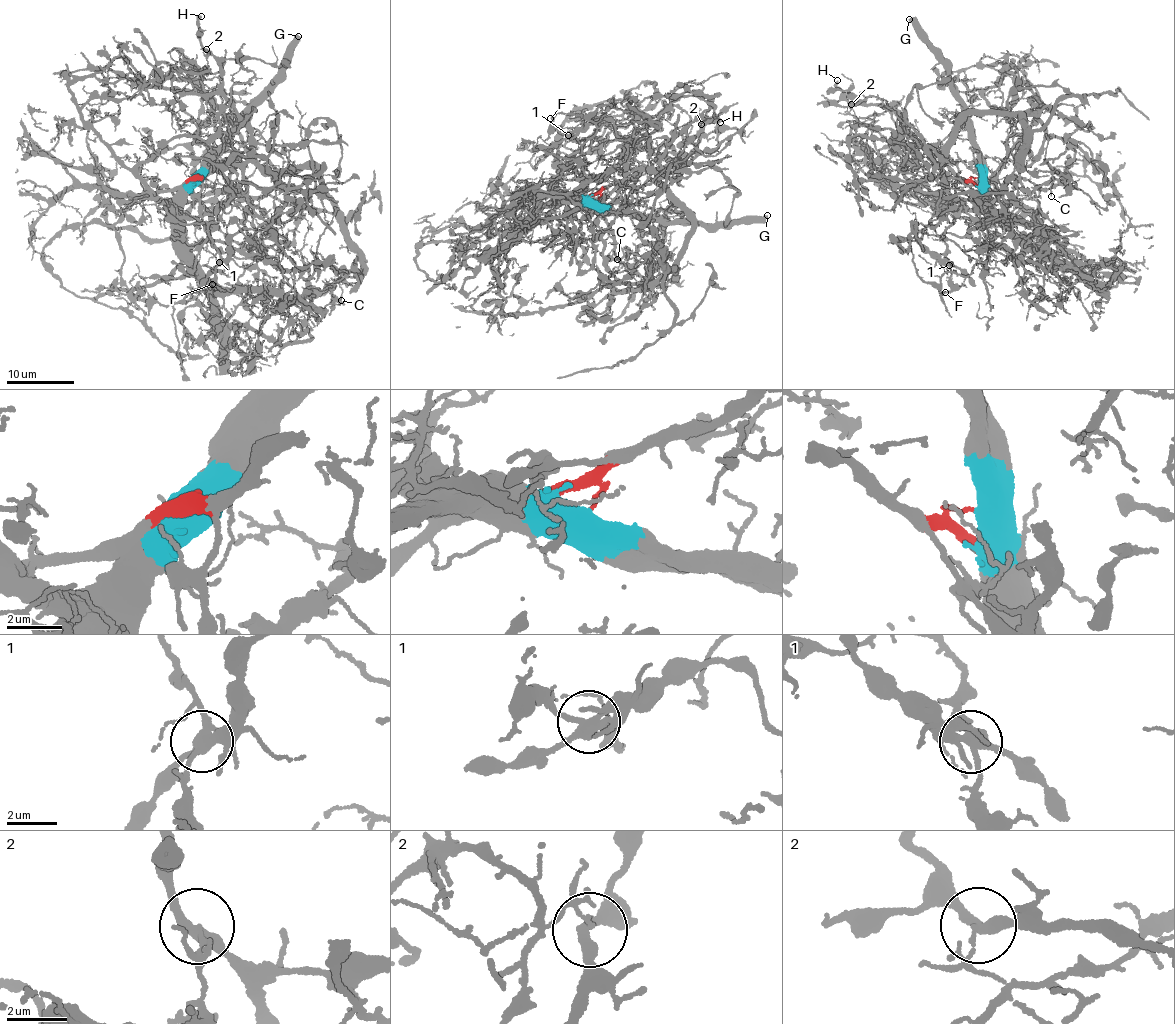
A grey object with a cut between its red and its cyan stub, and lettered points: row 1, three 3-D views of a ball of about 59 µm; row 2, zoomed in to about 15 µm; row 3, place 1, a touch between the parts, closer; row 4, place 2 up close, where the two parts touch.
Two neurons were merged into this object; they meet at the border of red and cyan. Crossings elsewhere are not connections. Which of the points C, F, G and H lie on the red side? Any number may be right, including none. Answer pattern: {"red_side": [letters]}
{"red_side": ["C", "H"]}

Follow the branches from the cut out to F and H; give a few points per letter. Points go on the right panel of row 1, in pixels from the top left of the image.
F: (979, 179), (986, 207), (962, 237), (943, 234), (951, 274), (951, 289), (945, 292)
H: (979, 179), (969, 181), (940, 163), (934, 164), (900, 117), (877, 104), (854, 106), (836, 86), (837, 80)

